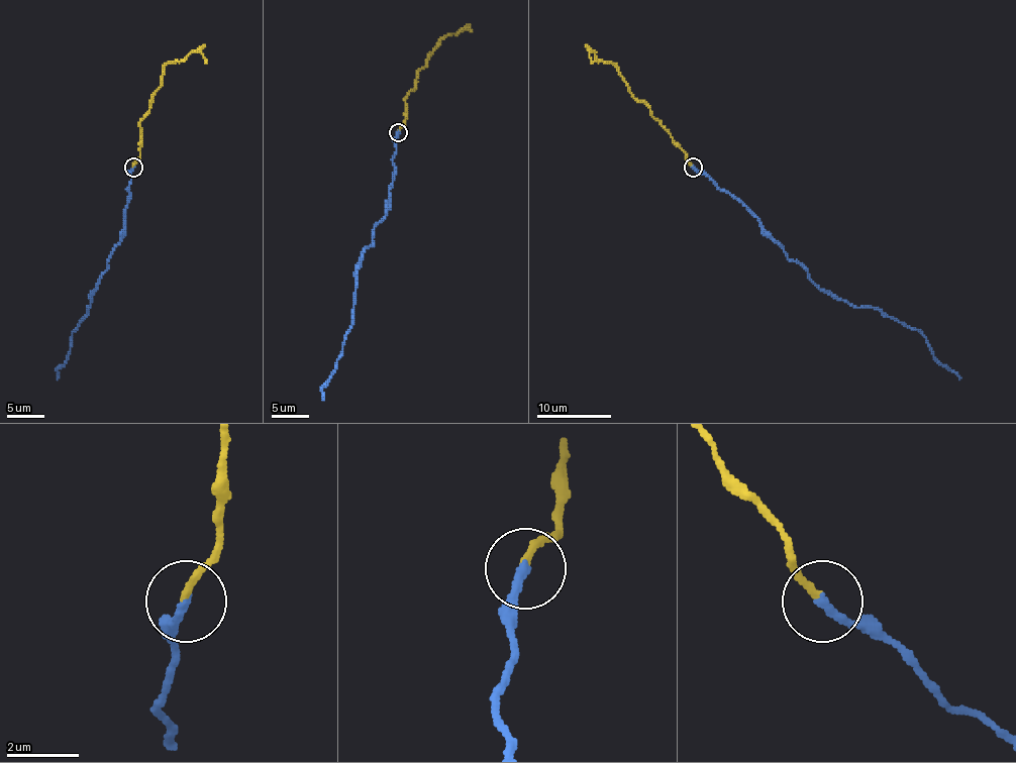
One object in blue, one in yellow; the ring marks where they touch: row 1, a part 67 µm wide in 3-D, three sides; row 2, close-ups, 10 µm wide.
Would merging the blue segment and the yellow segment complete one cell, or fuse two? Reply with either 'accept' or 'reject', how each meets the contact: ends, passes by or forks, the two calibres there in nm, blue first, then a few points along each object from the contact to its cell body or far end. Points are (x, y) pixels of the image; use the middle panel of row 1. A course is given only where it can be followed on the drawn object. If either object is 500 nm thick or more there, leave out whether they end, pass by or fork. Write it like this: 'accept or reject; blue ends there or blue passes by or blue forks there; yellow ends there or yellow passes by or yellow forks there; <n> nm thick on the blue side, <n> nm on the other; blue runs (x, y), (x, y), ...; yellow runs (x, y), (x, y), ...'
reject; blue ends there; yellow ends there; 260 nm thick on the blue side, 200 nm on the other; blue runs (398, 131), (389, 209), (376, 224), (372, 242), (359, 259), (353, 318), (322, 398); yellow runs (398, 131), (405, 124), (405, 96), (414, 89), (416, 74), (429, 53), (445, 37), (467, 28), (472, 31)

